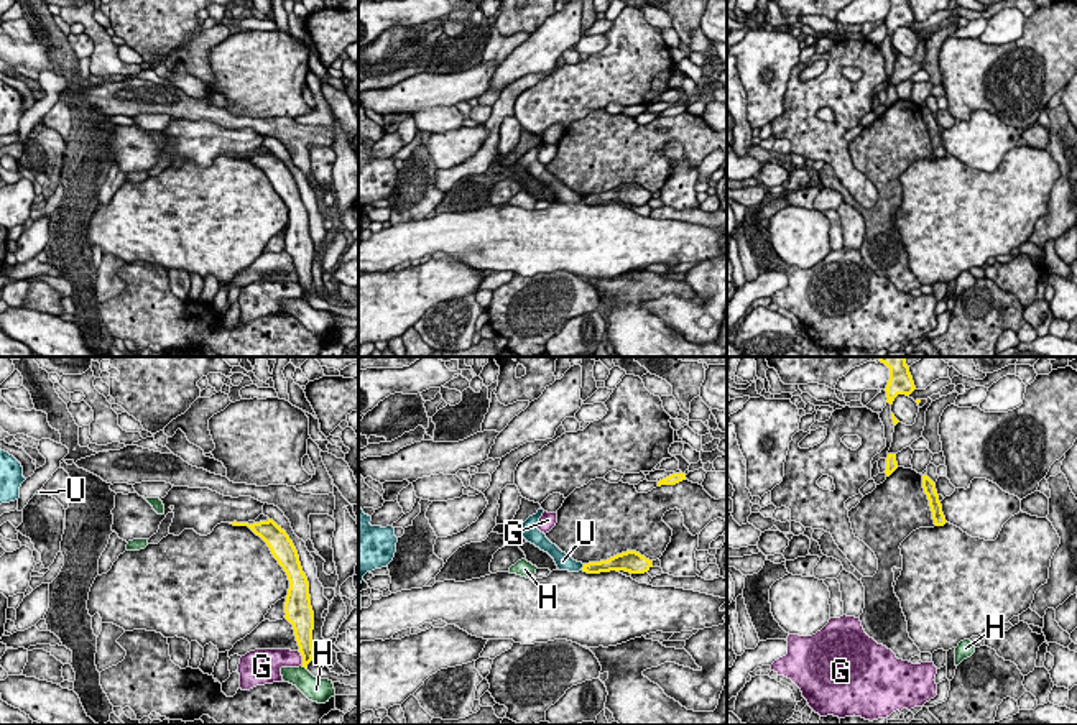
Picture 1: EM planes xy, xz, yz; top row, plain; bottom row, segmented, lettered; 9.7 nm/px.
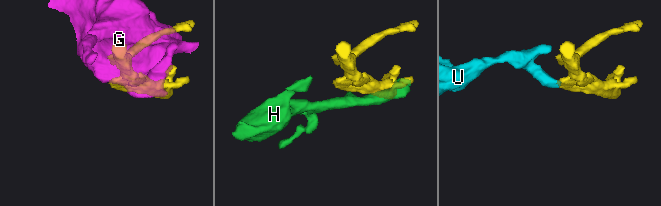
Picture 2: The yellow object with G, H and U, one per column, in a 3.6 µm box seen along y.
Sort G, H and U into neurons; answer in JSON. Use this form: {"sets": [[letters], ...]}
{"sets": [["G"], ["H"], ["U"]]}

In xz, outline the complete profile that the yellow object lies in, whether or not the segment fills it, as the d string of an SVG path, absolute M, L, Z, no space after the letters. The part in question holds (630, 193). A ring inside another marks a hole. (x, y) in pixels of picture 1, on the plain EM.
M626 182L626 184L610 189L607 192L584 196L582 202L587 205L600 205L600 204L610 204L610 202L645 205L653 199L651 194L653 192L646 191L645 187L641 187L636 182Z

